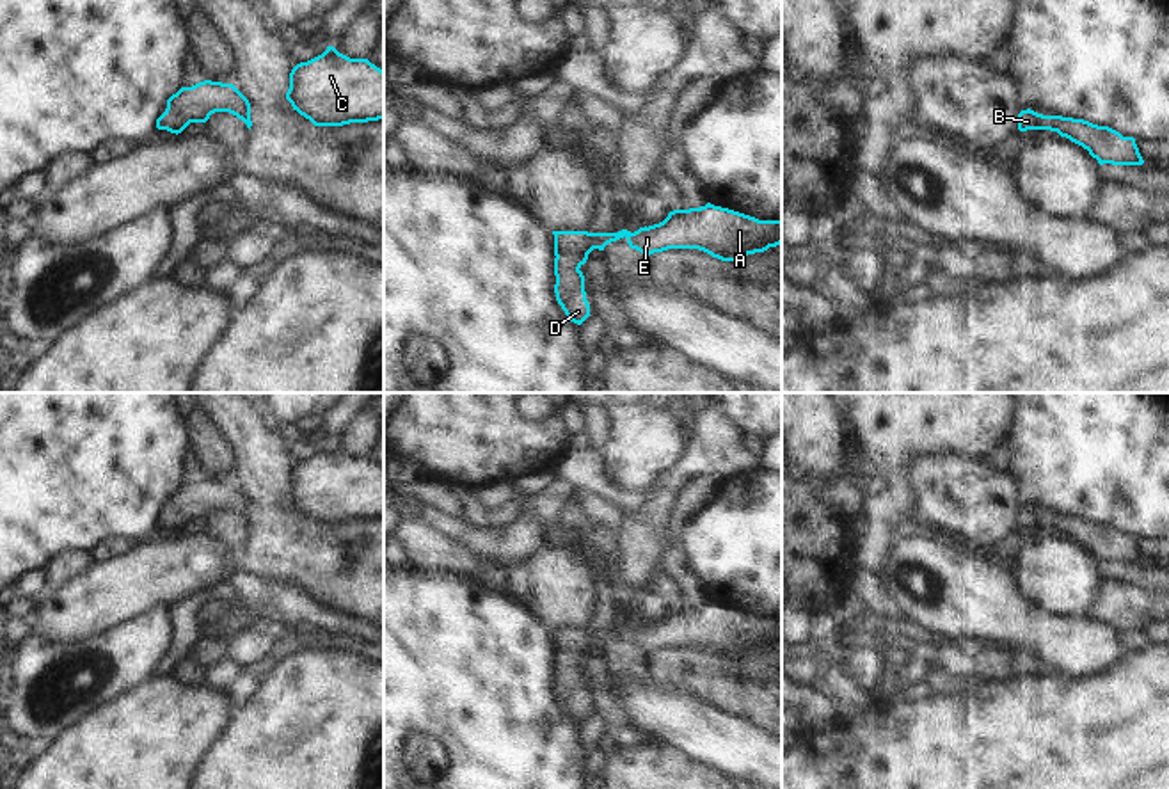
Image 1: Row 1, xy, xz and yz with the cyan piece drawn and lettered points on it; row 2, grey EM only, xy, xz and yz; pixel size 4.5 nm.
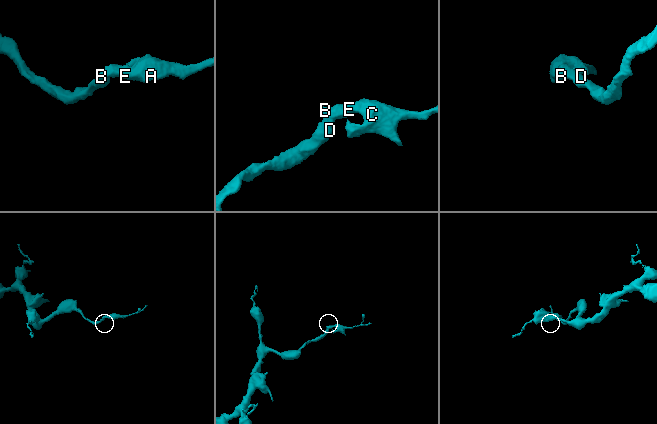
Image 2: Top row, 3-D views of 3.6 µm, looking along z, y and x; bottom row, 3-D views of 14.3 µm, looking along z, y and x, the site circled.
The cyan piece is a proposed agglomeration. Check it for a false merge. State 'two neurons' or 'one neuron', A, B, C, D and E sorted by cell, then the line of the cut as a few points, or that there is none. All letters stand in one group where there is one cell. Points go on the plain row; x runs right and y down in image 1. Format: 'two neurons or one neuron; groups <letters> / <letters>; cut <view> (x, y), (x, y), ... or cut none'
one neuron; groups A B C D E; cut none

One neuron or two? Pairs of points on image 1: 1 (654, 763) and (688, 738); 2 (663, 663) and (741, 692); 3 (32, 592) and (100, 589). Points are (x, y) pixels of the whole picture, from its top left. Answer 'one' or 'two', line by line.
1: two
2: one
3: two

